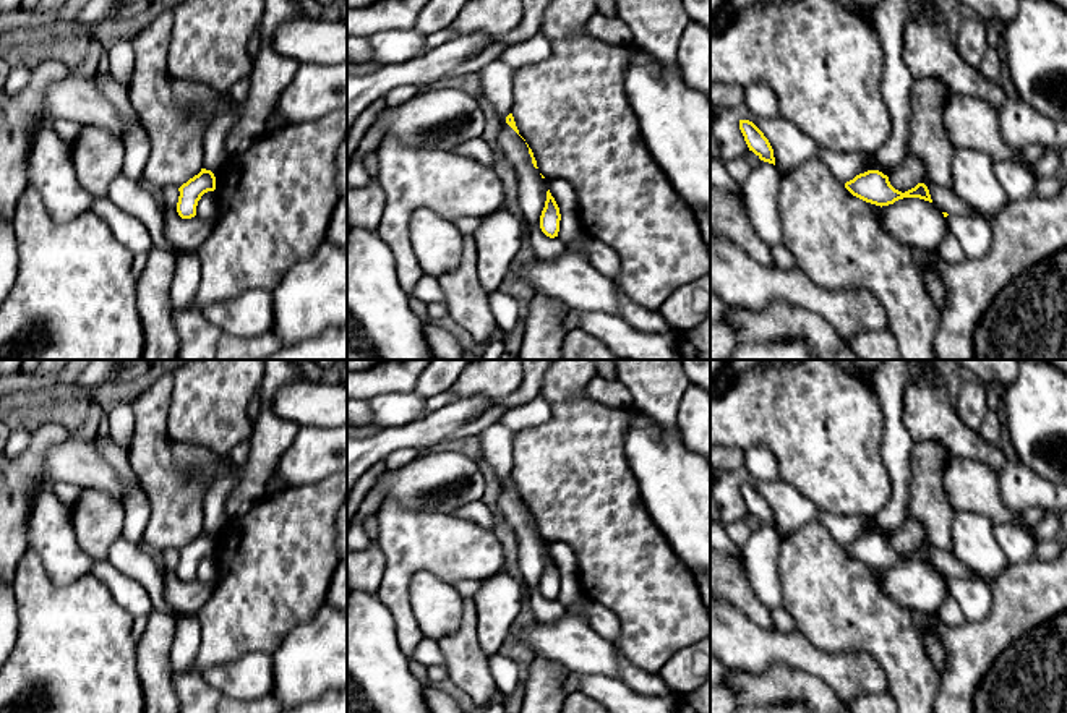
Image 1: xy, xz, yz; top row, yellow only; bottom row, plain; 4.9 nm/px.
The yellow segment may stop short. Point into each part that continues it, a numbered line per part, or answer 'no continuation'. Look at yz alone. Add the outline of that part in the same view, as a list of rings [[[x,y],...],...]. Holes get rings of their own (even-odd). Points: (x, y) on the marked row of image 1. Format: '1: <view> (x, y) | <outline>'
no continuation

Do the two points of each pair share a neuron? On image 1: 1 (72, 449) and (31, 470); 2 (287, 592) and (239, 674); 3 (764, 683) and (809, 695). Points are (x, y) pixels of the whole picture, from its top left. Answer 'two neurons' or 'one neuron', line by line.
1: two neurons
2: two neurons
3: one neuron

